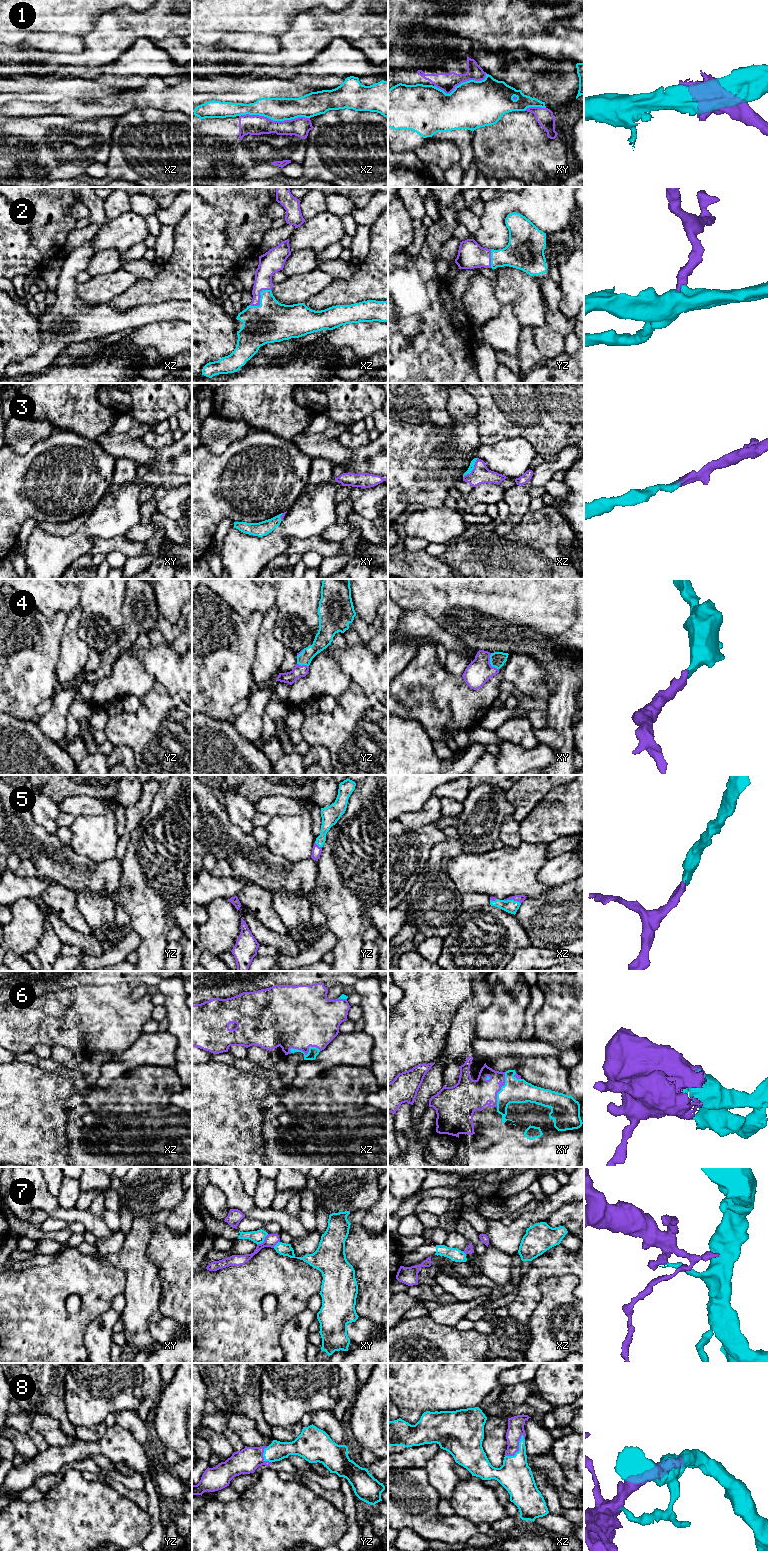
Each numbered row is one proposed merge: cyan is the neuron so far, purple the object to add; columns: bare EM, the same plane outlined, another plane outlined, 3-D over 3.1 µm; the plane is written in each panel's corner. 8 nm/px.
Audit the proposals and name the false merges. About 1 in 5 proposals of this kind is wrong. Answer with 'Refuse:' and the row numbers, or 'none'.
Refuse: 1, 7

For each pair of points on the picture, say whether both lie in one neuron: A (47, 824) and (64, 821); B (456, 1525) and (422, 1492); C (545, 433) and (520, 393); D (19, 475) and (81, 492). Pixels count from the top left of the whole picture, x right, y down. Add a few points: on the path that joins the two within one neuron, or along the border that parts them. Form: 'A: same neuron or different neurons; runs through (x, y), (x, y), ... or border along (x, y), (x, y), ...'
A: different neurons; border along (60, 812), (56, 819), (57, 827)
B: same neuron; runs through (444, 1525), (422, 1504)
C: same neuron; runs through (545, 423), (545, 420), (530, 403)
D: same neuron; runs through (34, 484), (66, 484)

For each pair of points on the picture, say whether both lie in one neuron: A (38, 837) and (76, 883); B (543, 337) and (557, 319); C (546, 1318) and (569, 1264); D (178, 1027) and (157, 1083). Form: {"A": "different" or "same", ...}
{"A": "same", "B": "same", "C": "different", "D": "different"}

